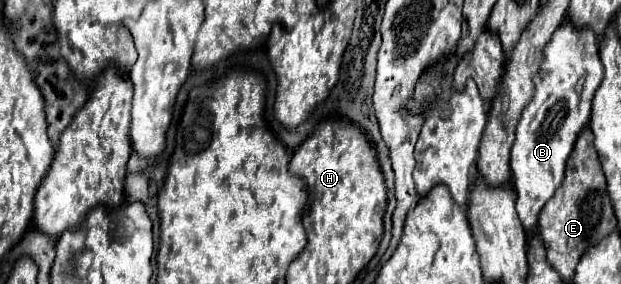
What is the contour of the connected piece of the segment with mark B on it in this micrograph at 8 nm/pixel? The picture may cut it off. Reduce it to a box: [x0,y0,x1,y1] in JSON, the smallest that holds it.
[510,20,604,230]

